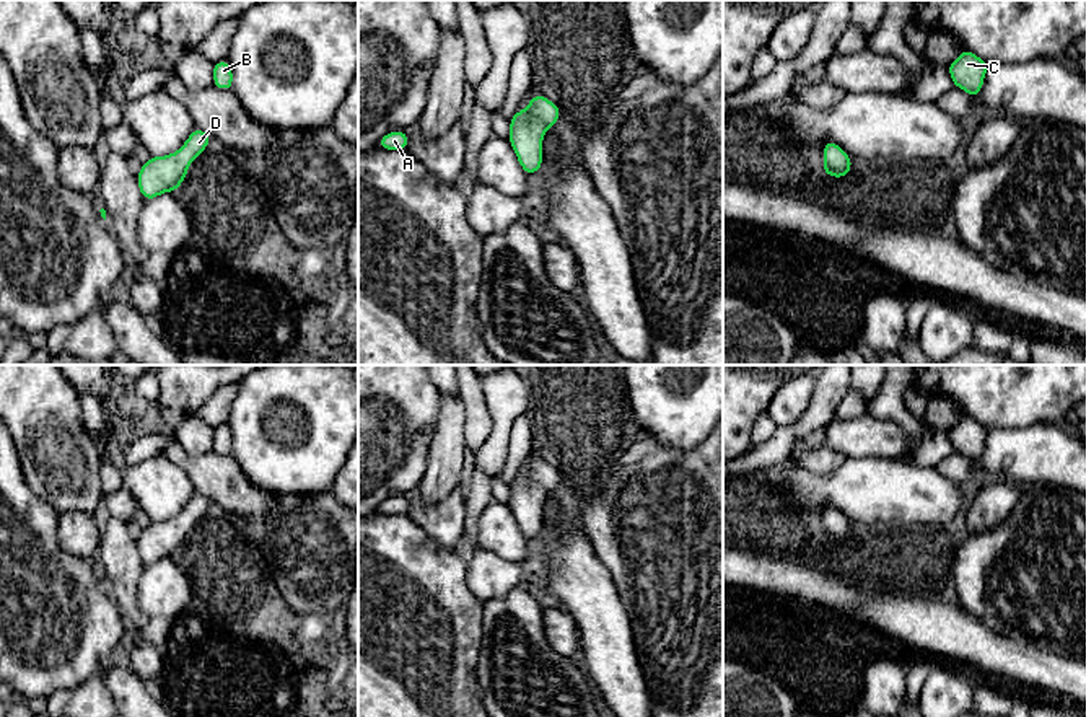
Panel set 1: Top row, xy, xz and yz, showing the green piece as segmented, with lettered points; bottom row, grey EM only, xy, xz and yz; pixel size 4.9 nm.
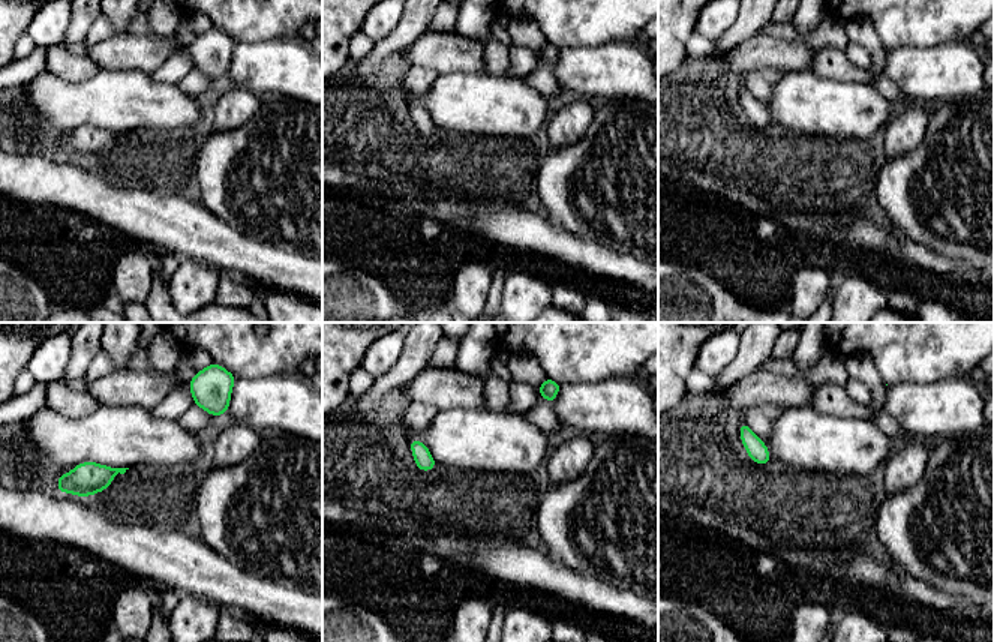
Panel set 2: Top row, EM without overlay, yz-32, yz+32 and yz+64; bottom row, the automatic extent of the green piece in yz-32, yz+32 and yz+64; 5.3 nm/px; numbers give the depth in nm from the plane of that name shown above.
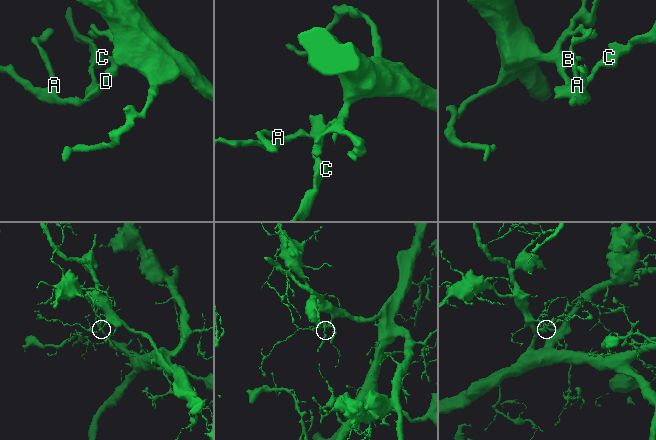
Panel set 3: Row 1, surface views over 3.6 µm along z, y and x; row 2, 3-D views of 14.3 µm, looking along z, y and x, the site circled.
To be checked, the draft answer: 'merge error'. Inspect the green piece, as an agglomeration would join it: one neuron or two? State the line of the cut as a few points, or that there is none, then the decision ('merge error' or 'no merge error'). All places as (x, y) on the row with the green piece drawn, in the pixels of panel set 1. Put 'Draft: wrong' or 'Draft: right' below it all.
no cut; no merge error
Draft: wrong

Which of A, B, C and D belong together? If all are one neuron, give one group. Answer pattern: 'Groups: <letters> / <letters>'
Groups: A B C D

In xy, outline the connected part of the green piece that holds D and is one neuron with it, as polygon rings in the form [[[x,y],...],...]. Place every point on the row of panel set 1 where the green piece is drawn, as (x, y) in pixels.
[[[194,129],[184,145],[166,156],[151,156],[137,174],[138,189],[145,200],[151,200],[163,192],[174,192],[182,184],[189,165],[212,142],[210,135]]]

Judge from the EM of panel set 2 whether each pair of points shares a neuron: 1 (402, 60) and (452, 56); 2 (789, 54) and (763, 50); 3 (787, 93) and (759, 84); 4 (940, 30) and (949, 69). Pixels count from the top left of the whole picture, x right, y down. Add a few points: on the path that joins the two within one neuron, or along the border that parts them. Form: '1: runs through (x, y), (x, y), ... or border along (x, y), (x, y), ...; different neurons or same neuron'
1: runs through (414, 56), (440, 56); same neuron
2: runs through (783, 54), (769, 51); same neuron
3: border along (787, 72), (777, 83), (765, 105); different neurons
4: border along (969, 41), (945, 41), (934, 45), (909, 47); different neurons

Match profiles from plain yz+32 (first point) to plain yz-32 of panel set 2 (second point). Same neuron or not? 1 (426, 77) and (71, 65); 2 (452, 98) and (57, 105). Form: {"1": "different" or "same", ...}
{"1": "same", "2": "same"}

